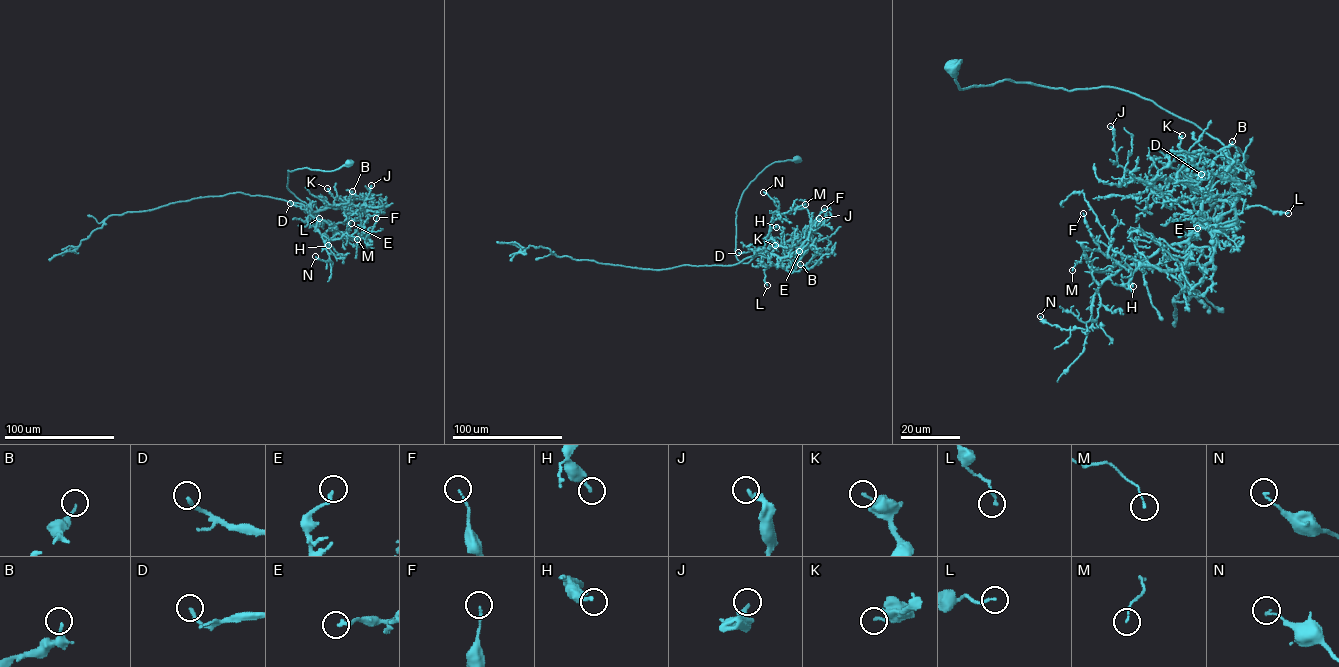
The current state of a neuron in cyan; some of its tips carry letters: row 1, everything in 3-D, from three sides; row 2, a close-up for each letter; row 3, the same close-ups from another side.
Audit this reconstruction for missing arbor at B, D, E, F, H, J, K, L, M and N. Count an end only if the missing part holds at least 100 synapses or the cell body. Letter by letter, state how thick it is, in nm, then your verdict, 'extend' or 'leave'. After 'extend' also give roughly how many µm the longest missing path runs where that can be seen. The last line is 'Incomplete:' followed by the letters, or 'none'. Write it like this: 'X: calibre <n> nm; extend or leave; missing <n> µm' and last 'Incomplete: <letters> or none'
B: calibre 160 nm; leave
D: calibre 180 nm; leave
E: calibre 200 nm; leave
F: calibre 110 nm; leave
H: calibre 240 nm; leave
J: calibre 260 nm; leave
K: calibre 240 nm; leave
L: calibre 160 nm; leave
M: calibre 90 nm; leave
N: calibre 110 nm; leave
Incomplete: none

